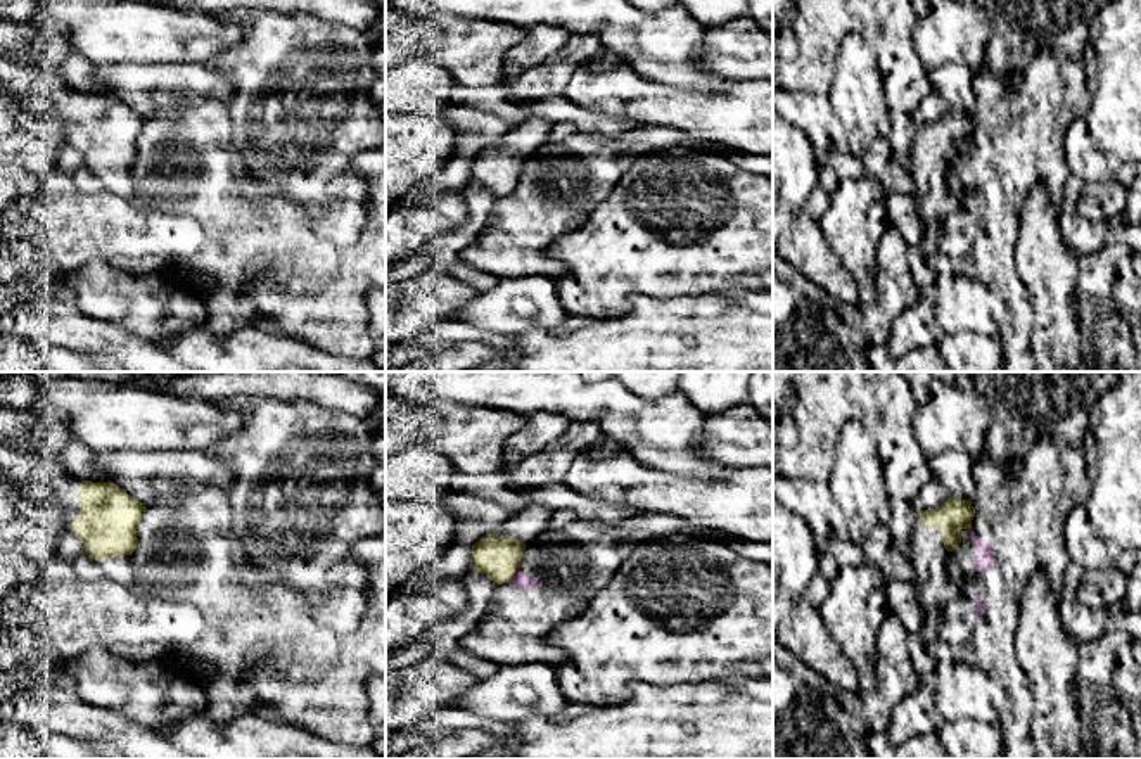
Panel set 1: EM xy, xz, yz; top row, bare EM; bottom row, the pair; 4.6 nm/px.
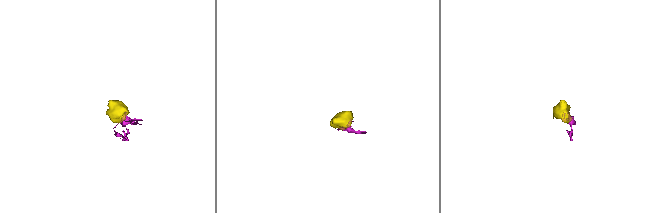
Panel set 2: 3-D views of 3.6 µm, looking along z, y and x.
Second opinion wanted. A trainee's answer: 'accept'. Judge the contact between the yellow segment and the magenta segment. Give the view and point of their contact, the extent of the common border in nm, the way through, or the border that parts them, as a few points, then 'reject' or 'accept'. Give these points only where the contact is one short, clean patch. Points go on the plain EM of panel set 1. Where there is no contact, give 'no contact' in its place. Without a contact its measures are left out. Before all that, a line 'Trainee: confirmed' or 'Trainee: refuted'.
Trainee: refuted
contact xz (516, 184); length 100 nm; border xz (521, 177), (509, 192); reject

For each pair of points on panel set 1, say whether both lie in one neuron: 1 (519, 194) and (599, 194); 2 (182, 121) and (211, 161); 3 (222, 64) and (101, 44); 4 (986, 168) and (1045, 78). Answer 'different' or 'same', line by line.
1: same
2: same
3: different
4: same

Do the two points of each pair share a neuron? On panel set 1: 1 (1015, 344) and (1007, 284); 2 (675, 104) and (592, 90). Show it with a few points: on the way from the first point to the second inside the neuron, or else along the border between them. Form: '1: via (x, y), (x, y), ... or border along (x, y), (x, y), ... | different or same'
1: via (1015, 329), (1015, 305), (1012, 299) | same
2: via (654, 102), (645, 94), (612, 90) | same

